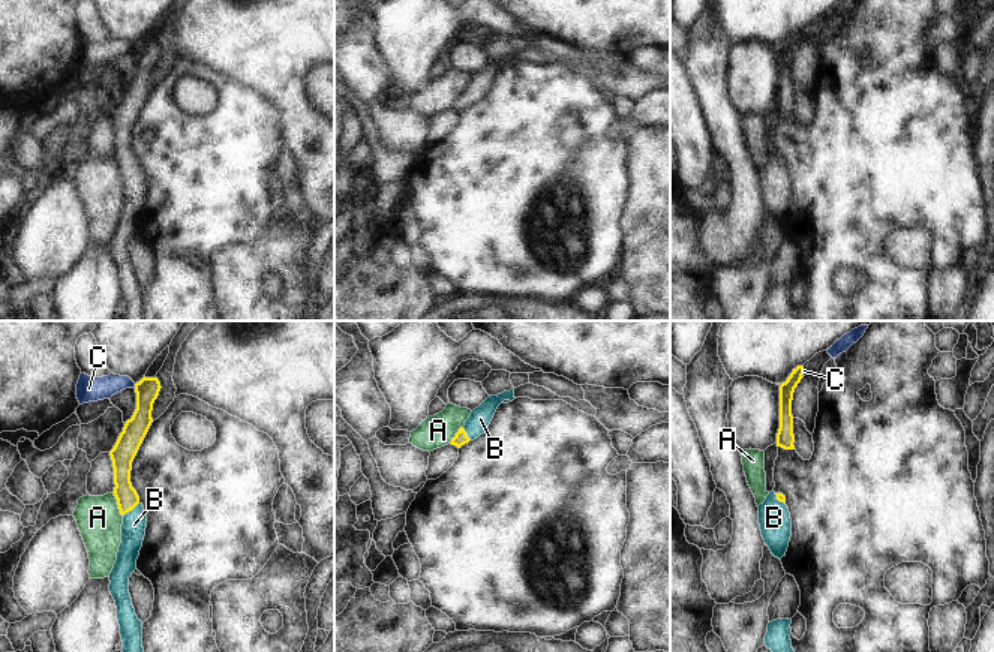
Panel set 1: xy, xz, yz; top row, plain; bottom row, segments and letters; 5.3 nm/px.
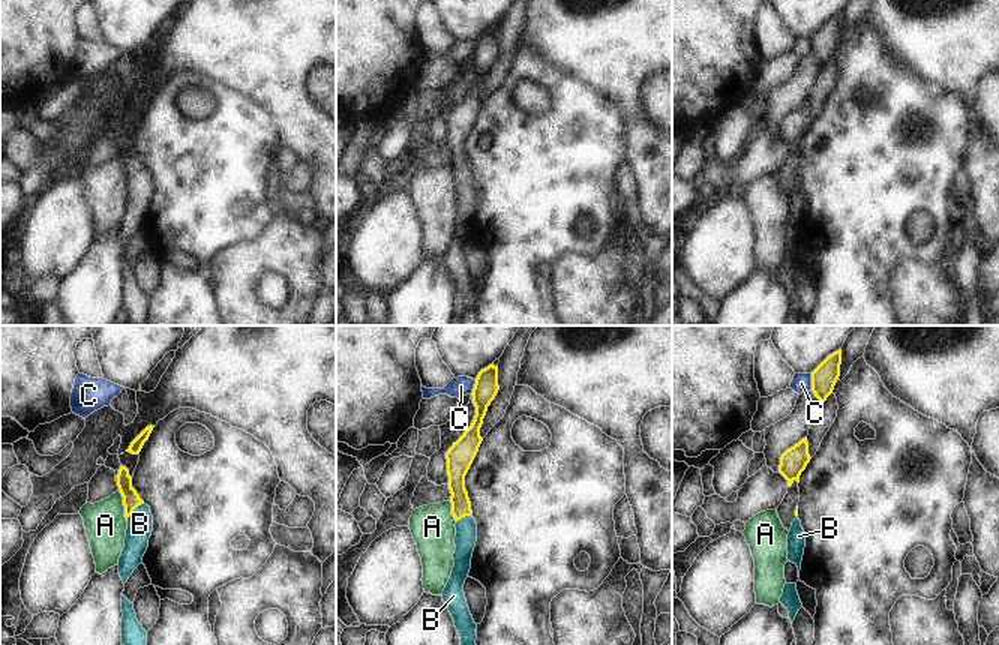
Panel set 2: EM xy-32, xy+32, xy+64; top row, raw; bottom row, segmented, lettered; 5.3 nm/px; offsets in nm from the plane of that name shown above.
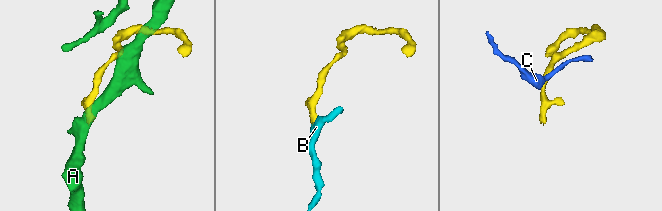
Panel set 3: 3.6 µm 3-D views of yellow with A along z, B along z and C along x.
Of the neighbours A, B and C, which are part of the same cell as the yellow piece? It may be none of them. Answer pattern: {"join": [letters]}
{"join": ["B"]}

